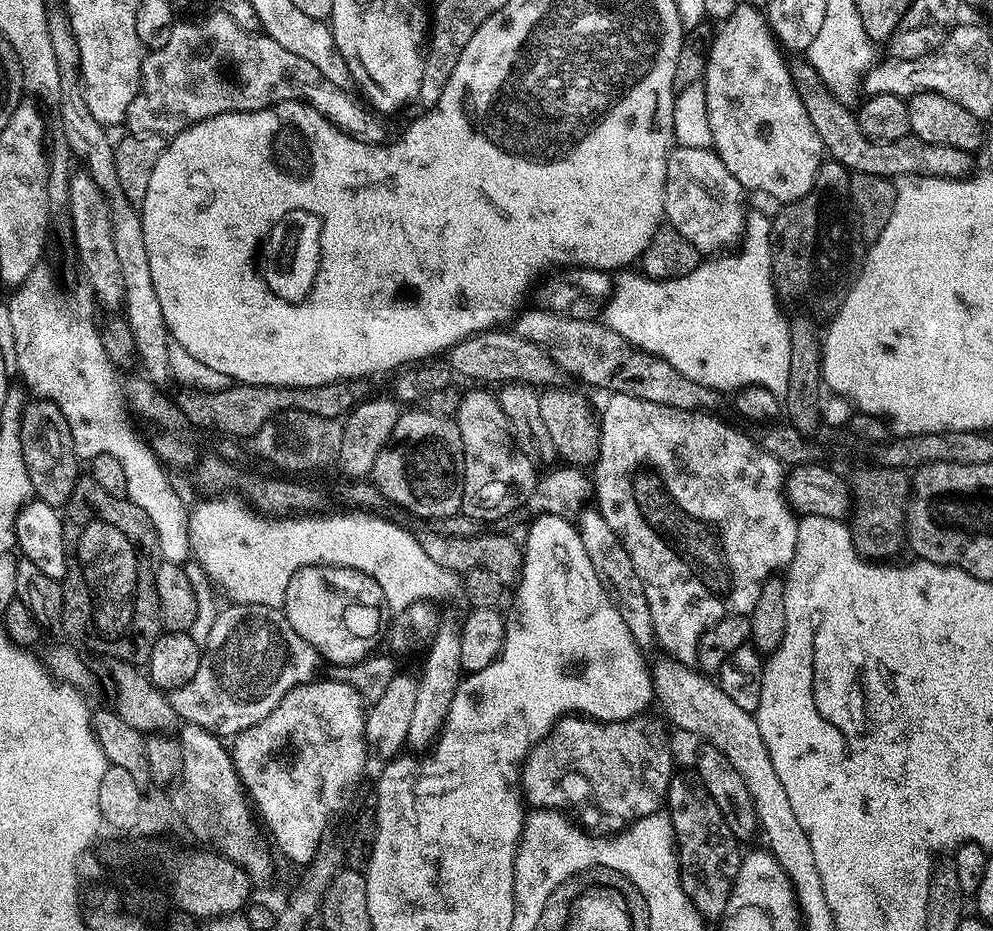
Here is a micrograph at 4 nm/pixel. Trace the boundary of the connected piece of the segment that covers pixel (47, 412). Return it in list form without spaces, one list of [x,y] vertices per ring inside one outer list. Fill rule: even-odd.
[[[33,399],[24,409],[22,435],[24,461],[35,499],[47,504],[64,500],[73,480],[82,475],[82,464],[74,450],[70,426],[62,410],[58,410],[58,406],[49,400]]]

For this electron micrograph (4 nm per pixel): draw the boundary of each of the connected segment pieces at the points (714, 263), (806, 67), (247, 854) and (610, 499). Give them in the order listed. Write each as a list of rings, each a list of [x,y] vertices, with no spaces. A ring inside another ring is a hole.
[[[749,211],[742,243],[736,250],[740,252],[733,251],[731,254],[705,259],[682,278],[652,280],[643,274],[635,276],[632,270],[621,271],[615,277],[612,296],[606,305],[608,327],[622,334],[622,338],[642,351],[670,362],[674,370],[679,370],[681,374],[686,374],[686,378],[702,386],[710,386],[722,394],[728,394],[728,391],[731,393],[749,384],[757,384],[783,397],[790,324],[787,319],[784,321],[776,305],[778,295],[773,287],[771,272],[771,226],[772,221],[768,216]]]
[[[796,58],[788,64],[794,86],[806,106],[806,114],[810,114],[810,122],[814,122],[814,130],[818,130],[818,138],[822,138],[824,151],[833,161],[847,168],[849,173],[878,174],[889,178],[902,176],[933,176],[947,180],[966,180],[973,175],[973,153],[958,150],[958,146],[938,146],[934,142],[922,142],[922,138],[906,135],[894,142],[874,142],[868,140],[866,134],[858,126],[853,111],[840,103],[818,78],[818,72],[807,59]]]
[[[184,724],[179,729],[178,739],[182,746],[183,776],[189,783],[188,792],[205,804],[204,820],[209,824],[209,828],[206,828],[207,839],[216,840],[215,847],[219,855],[234,861],[253,881],[270,879],[274,852],[258,823],[257,813],[250,803],[248,793],[244,791],[244,783],[236,772],[231,751],[225,741],[213,732],[207,732],[202,726],[193,724]]]
[[[621,392],[609,395],[604,404],[604,412],[599,413],[600,421],[600,456],[594,463],[594,496],[600,504],[598,511],[602,518],[618,534],[622,546],[626,546],[626,554],[630,554],[630,562],[634,562],[634,570],[638,570],[638,578],[642,578],[642,586],[646,590],[646,602],[650,602],[650,618],[654,618],[656,631],[655,643],[662,644],[671,659],[689,666],[696,664],[698,642],[706,630],[710,630],[718,621],[727,616],[748,616],[754,610],[758,598],[762,594],[762,586],[769,578],[775,577],[779,570],[787,569],[794,558],[794,550],[798,542],[798,516],[788,506],[784,495],[785,469],[770,454],[760,451],[760,445],[751,435],[731,428],[721,417],[707,412],[687,412],[670,406],[658,406],[658,402],[646,402],[642,398],[634,398]]]

